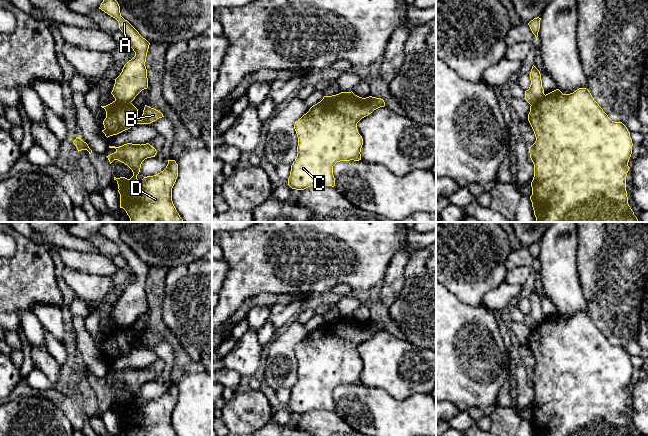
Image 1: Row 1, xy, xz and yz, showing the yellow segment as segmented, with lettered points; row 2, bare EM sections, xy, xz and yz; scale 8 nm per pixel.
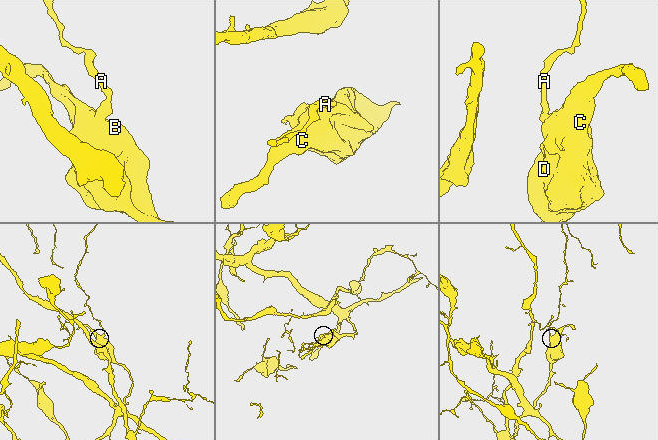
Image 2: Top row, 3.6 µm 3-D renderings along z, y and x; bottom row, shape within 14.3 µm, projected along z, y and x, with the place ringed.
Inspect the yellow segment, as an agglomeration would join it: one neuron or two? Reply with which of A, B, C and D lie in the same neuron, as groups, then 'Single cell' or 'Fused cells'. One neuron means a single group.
Groups: A / B C D. Fused cells

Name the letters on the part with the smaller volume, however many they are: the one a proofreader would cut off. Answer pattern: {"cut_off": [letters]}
{"cut_off": ["A"]}

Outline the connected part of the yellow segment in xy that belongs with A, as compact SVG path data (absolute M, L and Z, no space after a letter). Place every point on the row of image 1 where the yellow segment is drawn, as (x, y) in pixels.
M103 0L99 9L118 21L119 29L126 35L128 46L135 52L135 56L124 65L122 72L115 79L111 92L116 101L129 104L142 90L148 88L145 62L150 43L121 16L116 0Z

